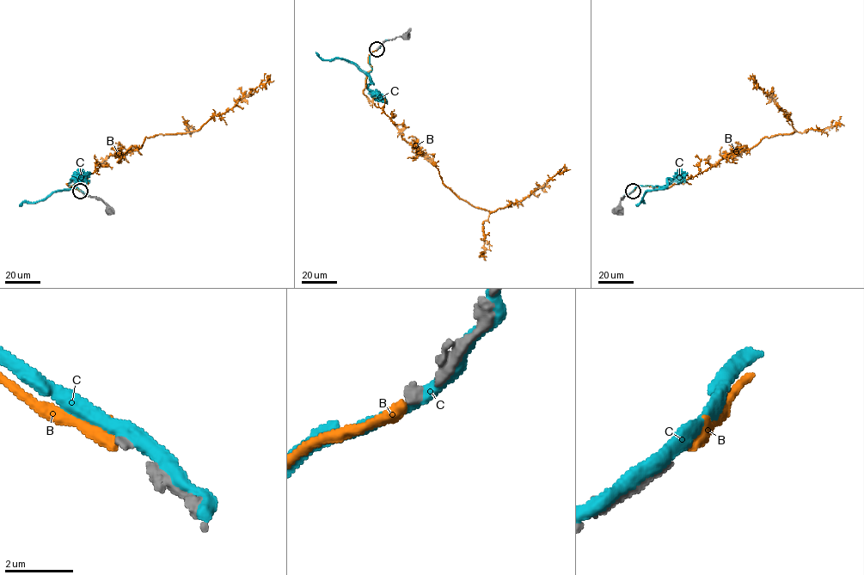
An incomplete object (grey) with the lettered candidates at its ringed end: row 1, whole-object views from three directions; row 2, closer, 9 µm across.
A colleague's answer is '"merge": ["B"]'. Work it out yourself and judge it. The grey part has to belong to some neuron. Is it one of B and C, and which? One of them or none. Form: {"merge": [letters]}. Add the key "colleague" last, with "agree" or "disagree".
{"merge": [], "colleague": "disagree"}

